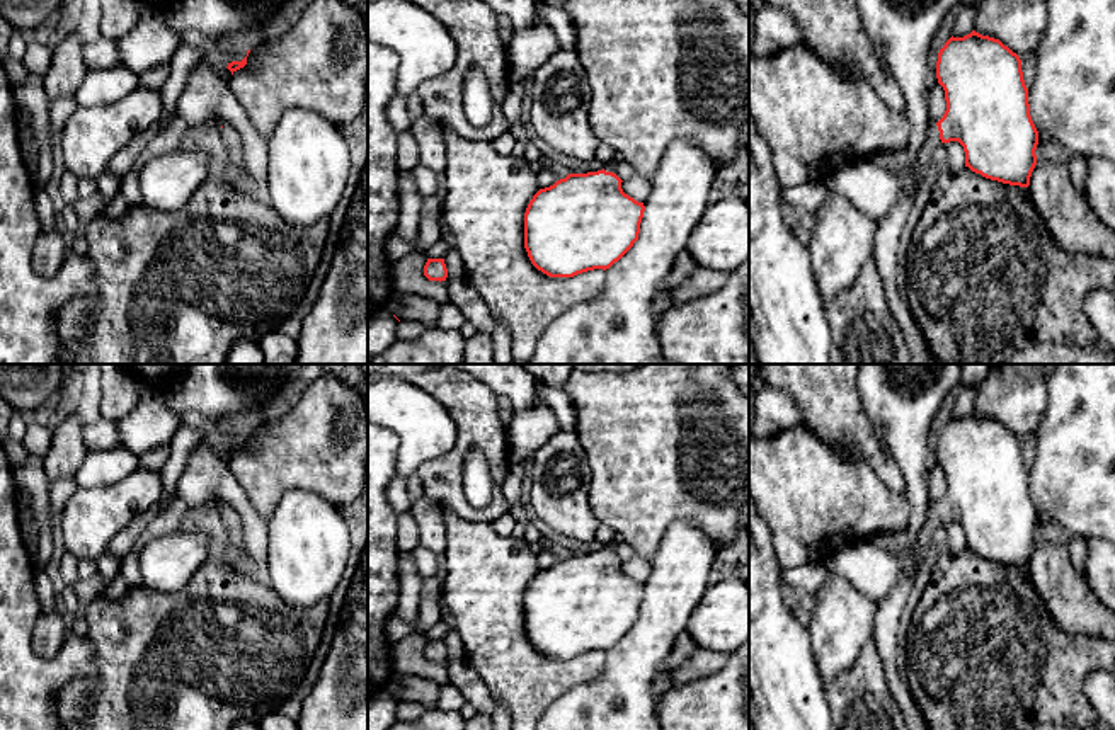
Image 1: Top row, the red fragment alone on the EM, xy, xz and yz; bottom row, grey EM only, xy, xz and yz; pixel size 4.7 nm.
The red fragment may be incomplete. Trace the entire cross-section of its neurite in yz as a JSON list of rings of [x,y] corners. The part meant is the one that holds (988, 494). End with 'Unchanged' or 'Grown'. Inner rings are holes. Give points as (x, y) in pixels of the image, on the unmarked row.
[[[975,412],[963,419],[952,417],[938,434],[936,459],[945,471],[946,492],[936,505],[929,504],[909,563],[902,563],[899,555],[883,551],[868,539],[841,548],[824,562],[829,572],[844,577],[878,604],[889,597],[906,570],[918,570],[938,524],[958,522],[965,533],[965,548],[986,560],[1020,568],[1030,567],[1037,546],[1038,512],[1030,497],[1020,437],[999,420]]]. Grown

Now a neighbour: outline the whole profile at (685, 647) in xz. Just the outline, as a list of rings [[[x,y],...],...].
[[[683,631],[667,655],[667,659],[662,664],[662,670],[671,672],[672,669],[683,665],[695,652],[698,650],[695,640]]]

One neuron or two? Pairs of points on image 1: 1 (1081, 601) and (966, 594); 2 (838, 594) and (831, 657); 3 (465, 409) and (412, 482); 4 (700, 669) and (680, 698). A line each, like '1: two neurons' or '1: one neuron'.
1: two neurons
2: one neuron
3: two neurons
4: two neurons

